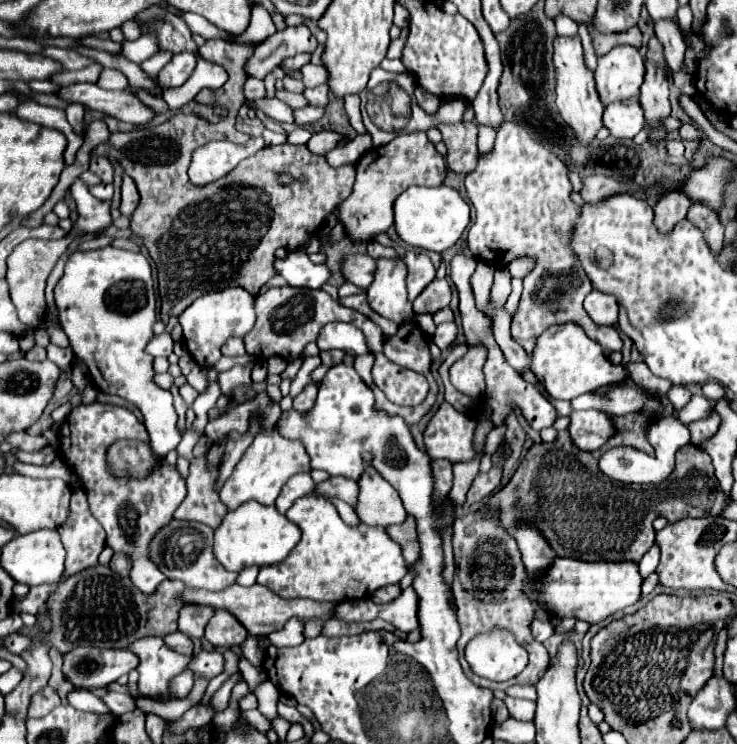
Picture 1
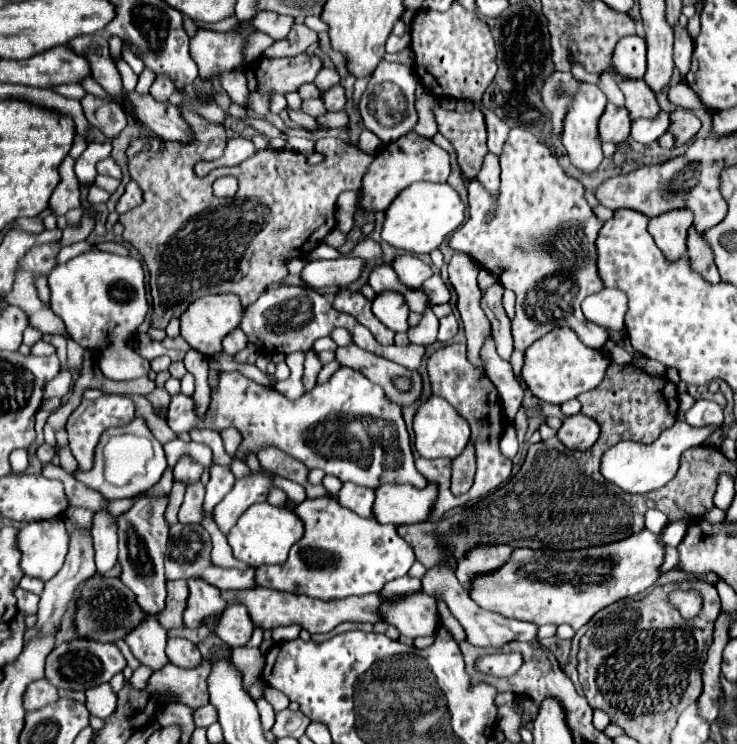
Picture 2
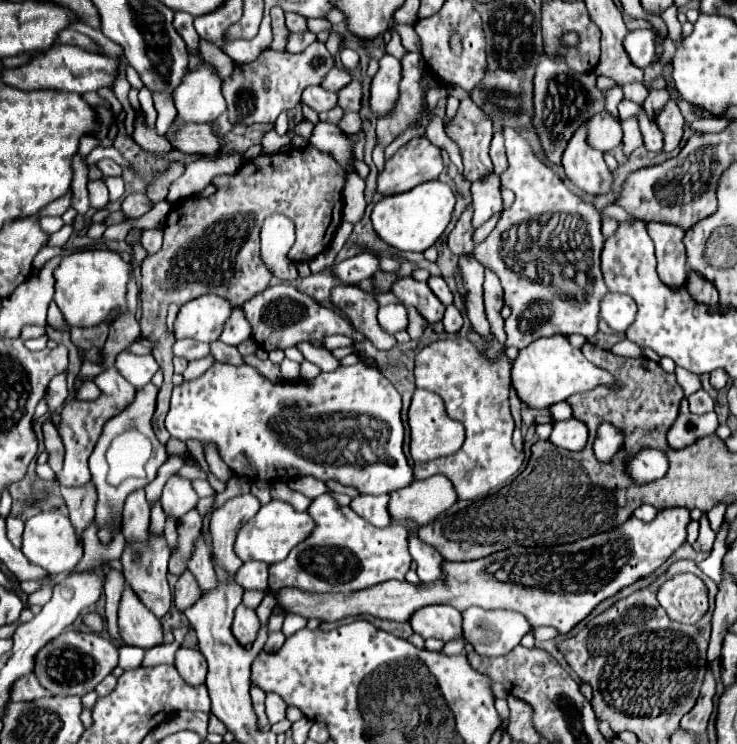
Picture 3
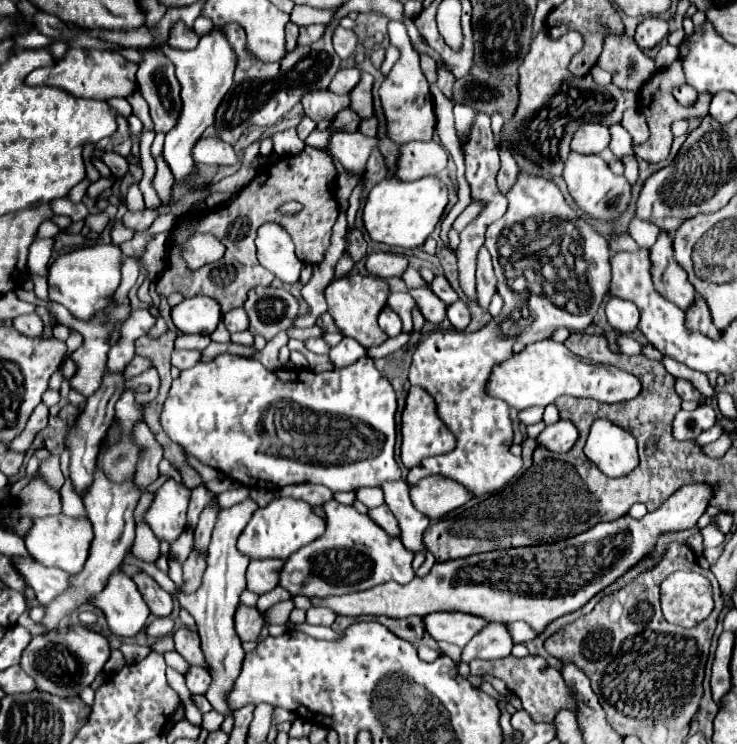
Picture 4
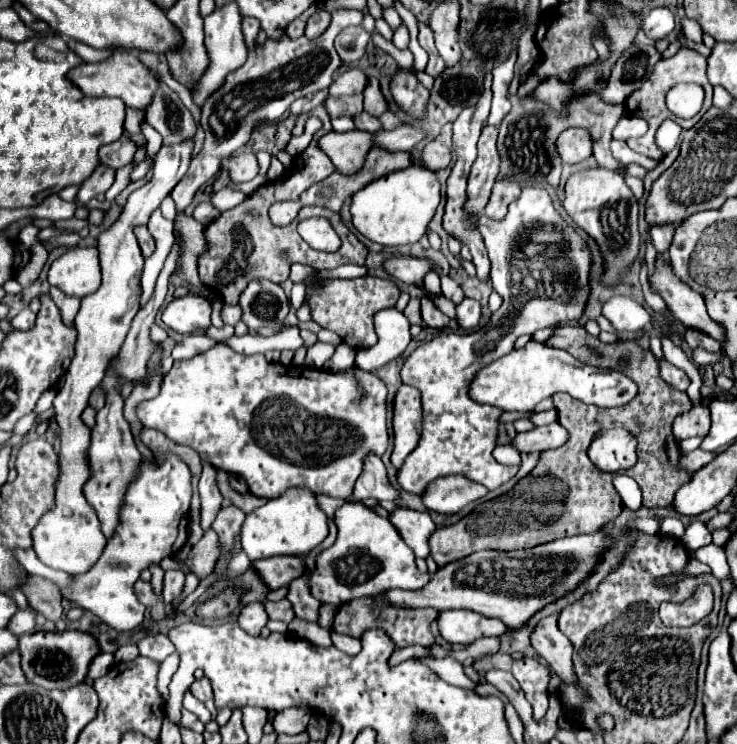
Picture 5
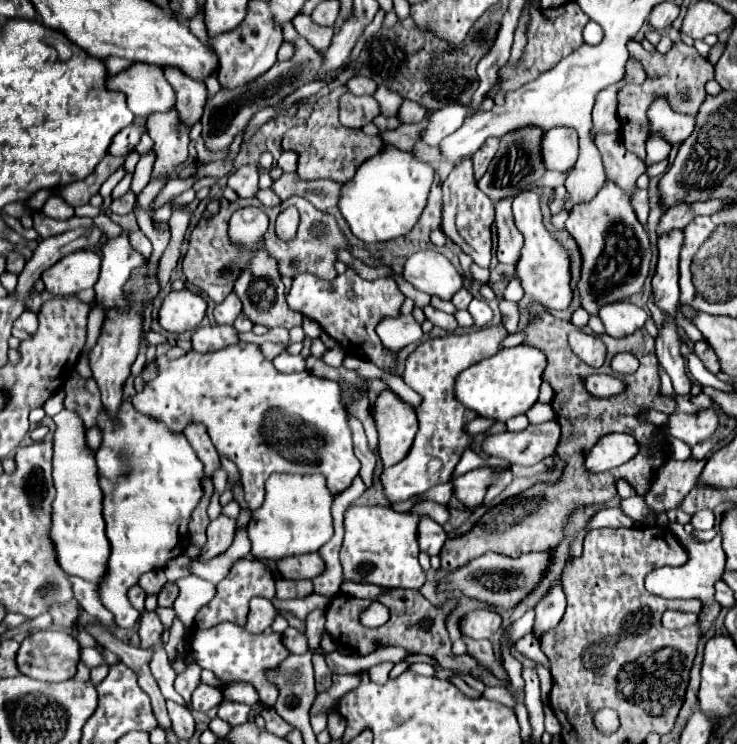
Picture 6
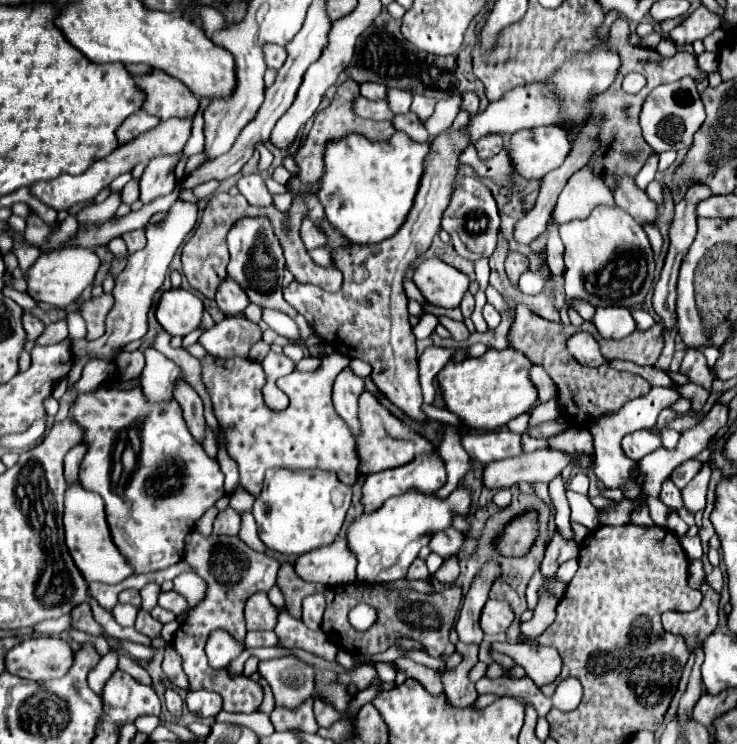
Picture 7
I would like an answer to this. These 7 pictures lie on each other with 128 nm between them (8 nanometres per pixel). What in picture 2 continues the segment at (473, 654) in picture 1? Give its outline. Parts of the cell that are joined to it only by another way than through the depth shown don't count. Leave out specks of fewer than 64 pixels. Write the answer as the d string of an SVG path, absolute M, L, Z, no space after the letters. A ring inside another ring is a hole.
M496 654L496 656L486 656L480 670L496 674L496 676L512 676L522 664L520 654Z

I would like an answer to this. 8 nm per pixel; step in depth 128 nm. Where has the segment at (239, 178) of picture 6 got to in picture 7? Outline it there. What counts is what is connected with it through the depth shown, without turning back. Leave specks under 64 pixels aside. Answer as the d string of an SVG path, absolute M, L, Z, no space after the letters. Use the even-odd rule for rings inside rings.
M250 174L250 176L242 176L238 180L238 190L240 194L254 206L272 206L272 194L268 192L264 178L260 174Z

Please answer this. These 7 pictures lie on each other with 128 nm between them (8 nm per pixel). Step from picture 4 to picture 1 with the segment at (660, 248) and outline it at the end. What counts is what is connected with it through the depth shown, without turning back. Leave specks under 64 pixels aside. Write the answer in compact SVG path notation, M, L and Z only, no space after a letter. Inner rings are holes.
M668 188L668 192L662 196L662 200L658 200L658 204L654 206L654 226L666 234L672 232L672 228L686 218L688 208L692 206L692 202L676 188Z

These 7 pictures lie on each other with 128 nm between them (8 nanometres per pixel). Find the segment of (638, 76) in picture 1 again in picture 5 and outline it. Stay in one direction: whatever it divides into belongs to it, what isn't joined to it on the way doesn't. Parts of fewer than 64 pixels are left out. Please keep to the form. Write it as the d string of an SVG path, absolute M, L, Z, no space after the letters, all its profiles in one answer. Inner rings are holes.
M666 6L652 8L646 14L642 26L644 26L644 32L646 32L648 38L652 38L652 40L666 38L674 30L674 12Z

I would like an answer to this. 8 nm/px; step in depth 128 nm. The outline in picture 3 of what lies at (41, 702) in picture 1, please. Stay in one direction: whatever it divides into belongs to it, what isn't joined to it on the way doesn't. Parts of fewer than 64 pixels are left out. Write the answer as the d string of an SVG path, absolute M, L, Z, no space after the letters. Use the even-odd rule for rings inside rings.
M34 674L22 676L18 678L12 686L10 686L10 700L12 702L24 702L24 700L36 700L40 696L46 696L48 690L42 688L36 680Z

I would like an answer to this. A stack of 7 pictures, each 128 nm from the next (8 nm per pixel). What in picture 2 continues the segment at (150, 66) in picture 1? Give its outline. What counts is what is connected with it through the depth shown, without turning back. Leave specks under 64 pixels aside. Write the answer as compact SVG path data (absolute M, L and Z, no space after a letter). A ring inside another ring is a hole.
M144 68L144 72L142 72L142 74L140 74L140 78L138 78L138 86L136 86L136 92L148 94L148 90L150 90L150 86L152 86L154 78L156 78L156 76L152 74L152 70Z

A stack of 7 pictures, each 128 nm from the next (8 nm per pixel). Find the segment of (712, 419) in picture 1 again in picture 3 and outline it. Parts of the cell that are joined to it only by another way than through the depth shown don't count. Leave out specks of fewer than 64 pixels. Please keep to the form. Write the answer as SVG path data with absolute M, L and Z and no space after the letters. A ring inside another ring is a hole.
M700 388L696 394L690 394L688 404L694 414L704 414L704 412L714 410L714 400L710 398L710 394L704 388Z

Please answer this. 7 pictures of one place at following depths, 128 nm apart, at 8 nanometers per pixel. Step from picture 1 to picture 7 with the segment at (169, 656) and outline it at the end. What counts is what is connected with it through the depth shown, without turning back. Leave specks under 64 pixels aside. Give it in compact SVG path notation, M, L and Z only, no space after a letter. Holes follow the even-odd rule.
M116 382L116 384L112 384L112 386L110 386L110 388L108 388L108 386L98 386L98 388L96 388L96 390L92 390L92 392L86 392L86 394L80 394L80 396L78 396L78 398L76 398L76 400L74 400L74 404L72 404L72 408L70 408L70 414L68 414L68 418L70 418L70 420L72 420L72 422L74 422L74 424L78 424L78 426L80 426L80 428L82 428L82 444L84 444L84 446L86 446L86 454L84 454L84 460L82 460L82 464L80 464L80 484L82 484L82 488L84 488L84 490L94 490L94 492L96 492L96 494L100 494L100 496L102 496L102 500L104 500L104 504L106 504L106 520L108 520L108 526L110 526L110 532L112 532L112 538L114 538L114 542L116 542L116 546L118 546L118 548L120 548L120 552L122 552L122 554L124 554L124 556L126 556L126 560L128 560L128 562L130 562L130 564L132 564L132 568L134 568L134 574L144 574L144 572L156 572L156 570L164 570L164 568L168 568L168 566L174 566L174 564L178 564L178 562L180 562L180 560L182 560L182 554L184 554L184 540L186 540L186 536L188 536L188 534L190 534L190 530L192 530L192 526L194 526L194 524L196 524L196 520L198 520L198 518L200 518L200 516L202 516L202 514L204 514L204 512L206 512L206 510L208 510L208 508L210 508L210 506L214 506L214 502L216 502L216 500L220 500L220 498L222 498L222 496L224 496L224 494L226 494L226 492L224 492L224 474L222 474L222 470L220 470L220 466L218 466L218 462L216 462L216 460L214 460L214 458L210 458L210 456L208 456L208 454L206 454L206 452L204 452L204 448L202 448L202 444L200 444L200 442L196 442L196 440L194 440L194 436L192 436L192 434L190 434L190 430L188 430L188 426L186 426L186 422L184 422L184 416L182 416L182 408L180 408L180 404L176 404L176 400L164 400L164 402L150 402L150 400L148 400L148 398L146 398L146 394L144 394L144 392L142 392L142 388L140 388L140 386L138 386L138 384L136 384L136 386L134 386L134 388L126 388L126 390L124 390L124 388L122 388L122 386L120 386L120 384L118 384L118 382ZM128 448L130 448L130 450L134 450L134 454L136 454L136 464L134 464L134 468L128 468L128 466L124 466L124 450L128 450ZM172 462L176 462L176 464L178 464L178 472L180 472L180 484L182 484L182 486L180 486L180 488L178 488L178 490L172 490L172 492L168 492L168 490L170 490L170 488L168 488L168 486L172 486L172 478L170 478L170 476L168 476L168 470L170 470L170 464L172 464ZM116 604L112 608L112 616L120 626L134 626L136 620L136 608L132 608L130 604Z

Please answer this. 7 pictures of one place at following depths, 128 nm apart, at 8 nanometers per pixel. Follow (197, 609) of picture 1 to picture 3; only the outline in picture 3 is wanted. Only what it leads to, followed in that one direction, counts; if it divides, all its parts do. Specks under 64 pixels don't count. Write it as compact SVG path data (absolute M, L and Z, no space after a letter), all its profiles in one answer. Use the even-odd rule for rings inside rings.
M200 532L200 538L194 542L192 556L188 558L188 570L196 576L202 592L216 586L216 574L214 574L214 566L210 562L210 546L206 542L204 532Z

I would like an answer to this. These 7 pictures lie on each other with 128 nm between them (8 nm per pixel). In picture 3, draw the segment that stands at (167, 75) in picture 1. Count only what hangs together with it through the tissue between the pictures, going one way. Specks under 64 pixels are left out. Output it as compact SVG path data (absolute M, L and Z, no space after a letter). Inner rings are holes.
M154 94L154 106L156 106L156 112L158 112L156 132L158 132L158 136L164 136L172 118L176 116L176 108L174 108L172 98L166 96L166 94Z

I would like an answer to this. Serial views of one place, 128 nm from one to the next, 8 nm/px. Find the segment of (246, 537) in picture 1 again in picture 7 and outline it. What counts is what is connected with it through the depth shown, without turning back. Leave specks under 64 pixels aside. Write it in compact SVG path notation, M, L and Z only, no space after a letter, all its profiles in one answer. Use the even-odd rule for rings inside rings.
M268 470L264 478L262 494L256 498L254 510L252 510L256 524L258 524L260 540L270 550L276 550L282 554L296 554L296 556L302 556L324 544L332 544L344 524L346 512L350 508L350 498L352 498L352 488L340 482L336 472L330 472L330 470ZM338 494L340 494L340 502L334 500Z

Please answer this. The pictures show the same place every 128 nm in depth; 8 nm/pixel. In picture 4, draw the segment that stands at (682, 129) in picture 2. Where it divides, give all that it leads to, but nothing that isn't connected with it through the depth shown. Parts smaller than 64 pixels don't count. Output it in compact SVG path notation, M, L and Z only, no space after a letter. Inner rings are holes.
M676 60L672 62L670 66L658 70L642 88L640 88L640 98L638 98L638 110L646 116L646 122L650 126L650 138L642 144L634 144L634 152L638 158L646 160L646 162L662 162L668 154L670 154L670 144L672 144L672 134L670 134L670 124L674 120L690 120L690 118L704 118L708 114L708 106L710 106L710 100L712 100L712 94L704 94L702 100L702 108L704 108L704 114L702 114L702 108L698 110L698 104L692 108L686 108L682 104L678 104L672 96L672 90L676 86L682 86L686 80L684 76L684 68L682 68L682 60Z

